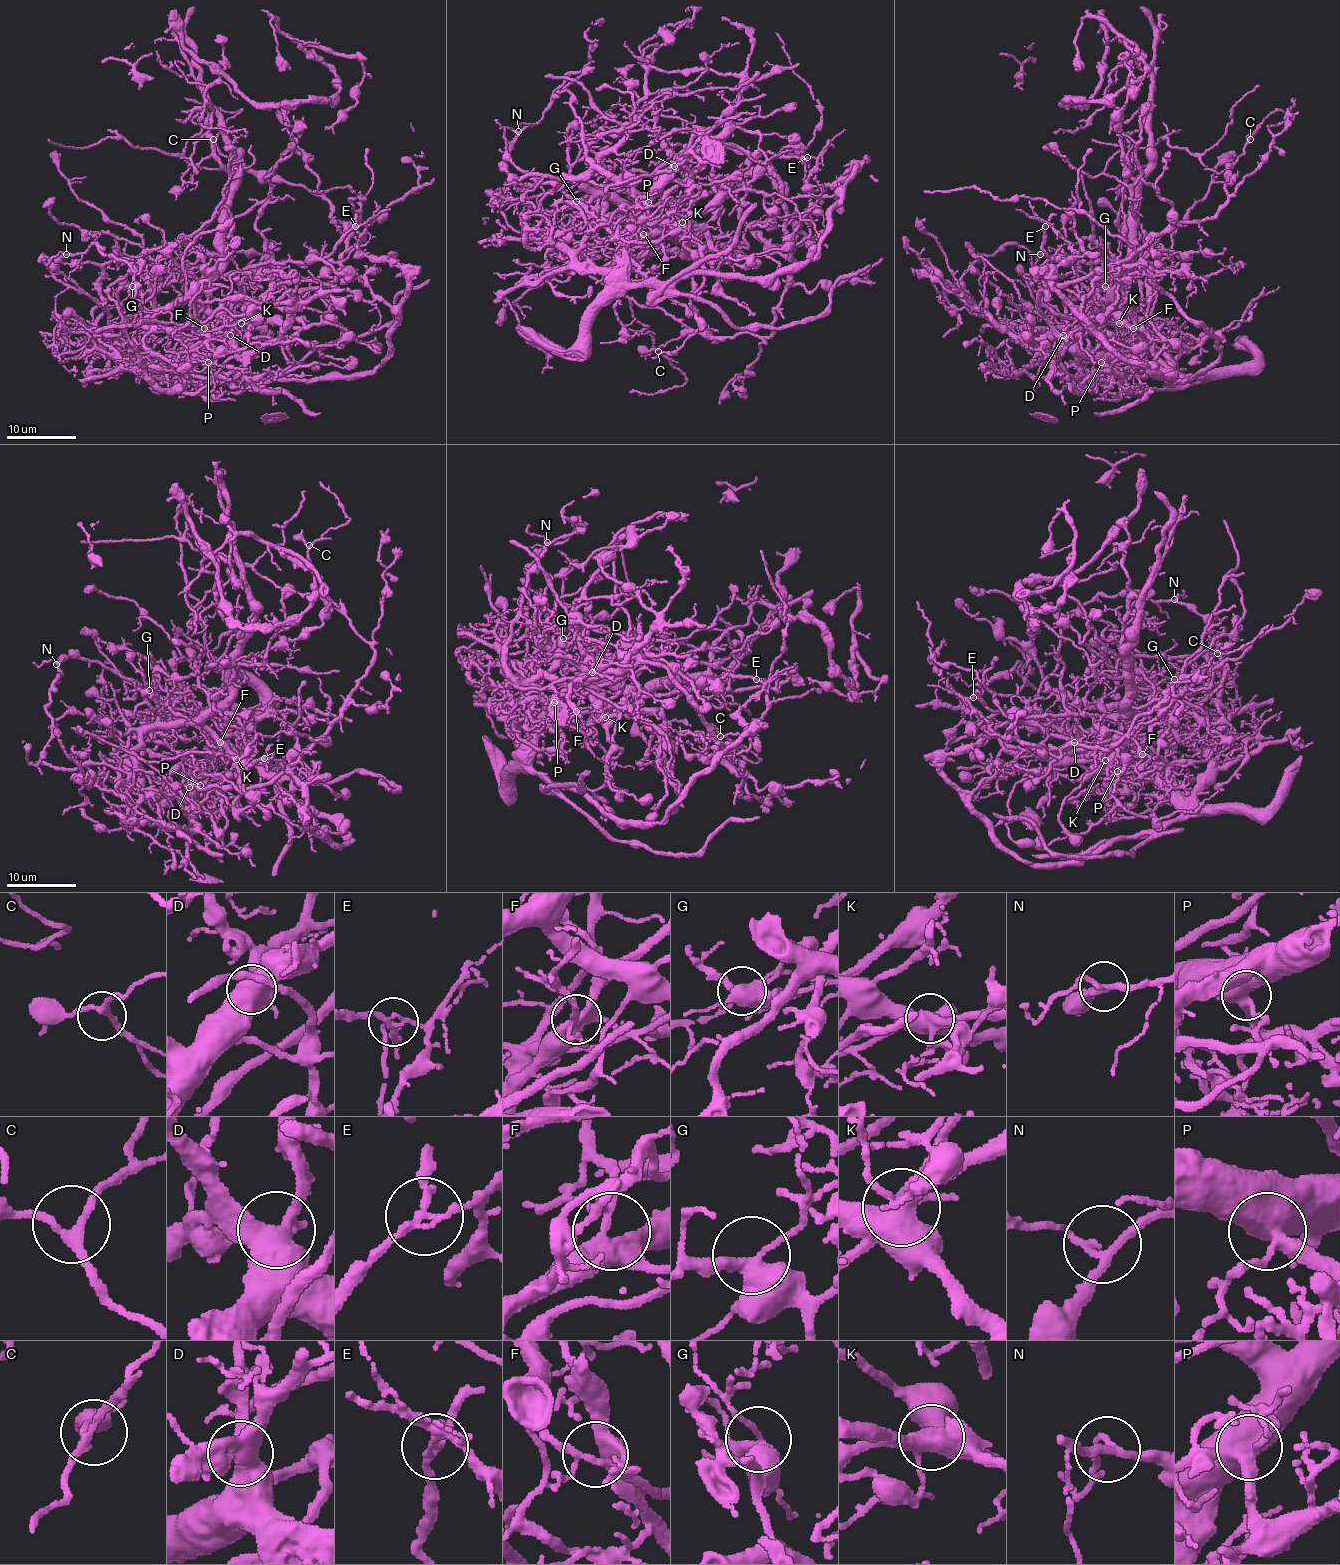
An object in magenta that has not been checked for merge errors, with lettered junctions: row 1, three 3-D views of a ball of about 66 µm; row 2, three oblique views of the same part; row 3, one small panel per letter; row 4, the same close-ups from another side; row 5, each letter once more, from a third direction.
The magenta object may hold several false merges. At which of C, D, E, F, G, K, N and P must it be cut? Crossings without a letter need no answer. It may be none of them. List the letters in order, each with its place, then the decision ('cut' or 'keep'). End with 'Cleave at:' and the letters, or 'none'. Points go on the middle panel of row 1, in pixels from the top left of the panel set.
C: place (658, 351); keep
D: place (674, 166); keep
E: place (807, 157); cut
F: place (643, 234); keep
G: place (576, 201); keep
K: place (682, 222); cut
N: place (518, 131); keep
P: place (648, 202); keep
Cleave at: E, K

